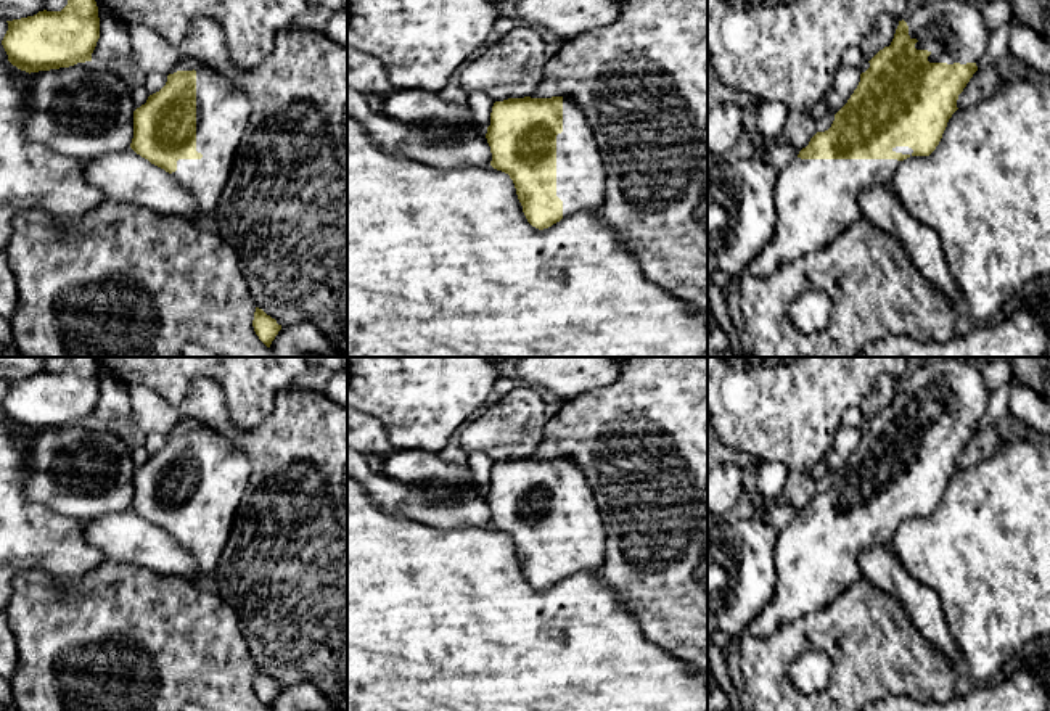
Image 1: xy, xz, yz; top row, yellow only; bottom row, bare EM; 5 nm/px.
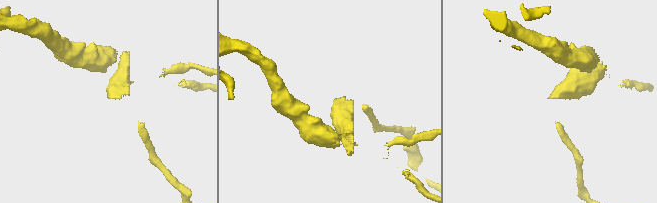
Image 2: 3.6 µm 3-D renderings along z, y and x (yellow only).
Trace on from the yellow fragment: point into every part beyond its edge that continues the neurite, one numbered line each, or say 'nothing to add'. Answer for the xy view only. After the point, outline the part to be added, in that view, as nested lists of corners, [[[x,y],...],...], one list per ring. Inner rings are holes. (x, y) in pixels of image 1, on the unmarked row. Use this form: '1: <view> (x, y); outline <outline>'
1: xy (222, 470); outline [[[206,423],[196,429],[196,512],[203,518],[178,520],[170,536],[196,560],[204,586],[212,582],[249,476],[251,463],[238,444]]]

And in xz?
1: xz (581, 542); outline [[[563,457],[563,492],[556,495],[556,557],[563,561],[563,577],[577,573],[600,574],[606,557],[605,524],[593,489],[568,457]]]

